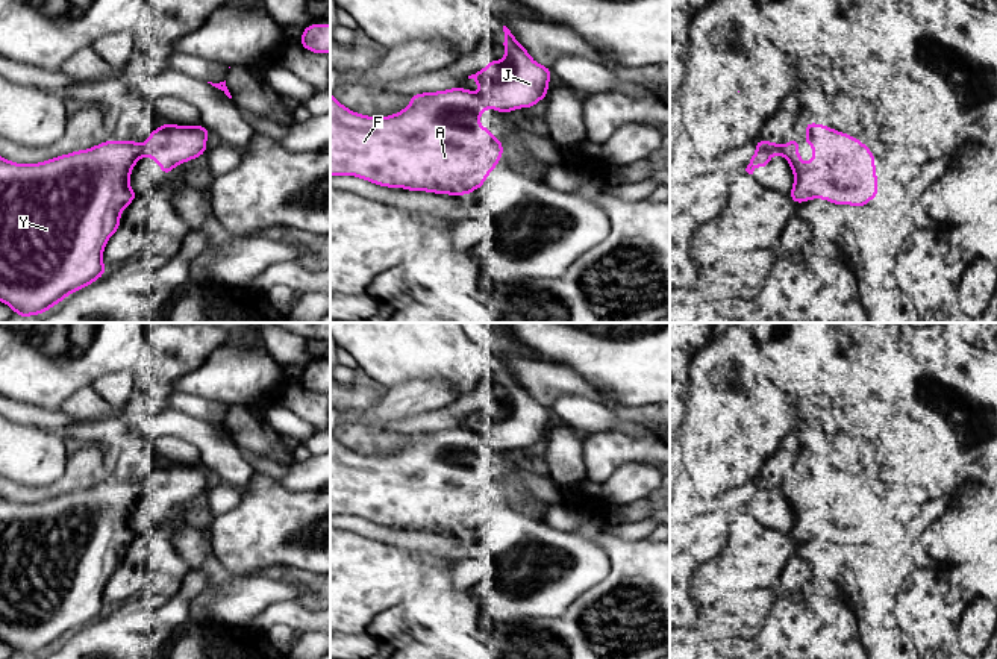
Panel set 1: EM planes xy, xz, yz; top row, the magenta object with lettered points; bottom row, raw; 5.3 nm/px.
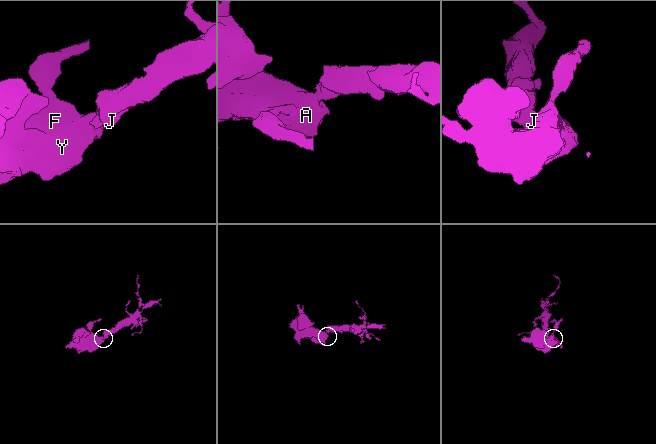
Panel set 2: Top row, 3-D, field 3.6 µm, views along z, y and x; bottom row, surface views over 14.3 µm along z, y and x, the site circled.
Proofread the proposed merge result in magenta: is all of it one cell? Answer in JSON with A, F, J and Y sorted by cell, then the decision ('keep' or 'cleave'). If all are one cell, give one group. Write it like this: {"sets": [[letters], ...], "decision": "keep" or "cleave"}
{"sets": [["A", "F", "J", "Y"]], "decision": "keep"}

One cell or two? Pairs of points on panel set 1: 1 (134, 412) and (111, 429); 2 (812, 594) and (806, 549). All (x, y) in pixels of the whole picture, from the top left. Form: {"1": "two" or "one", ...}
{"1": "two", "2": "two"}

